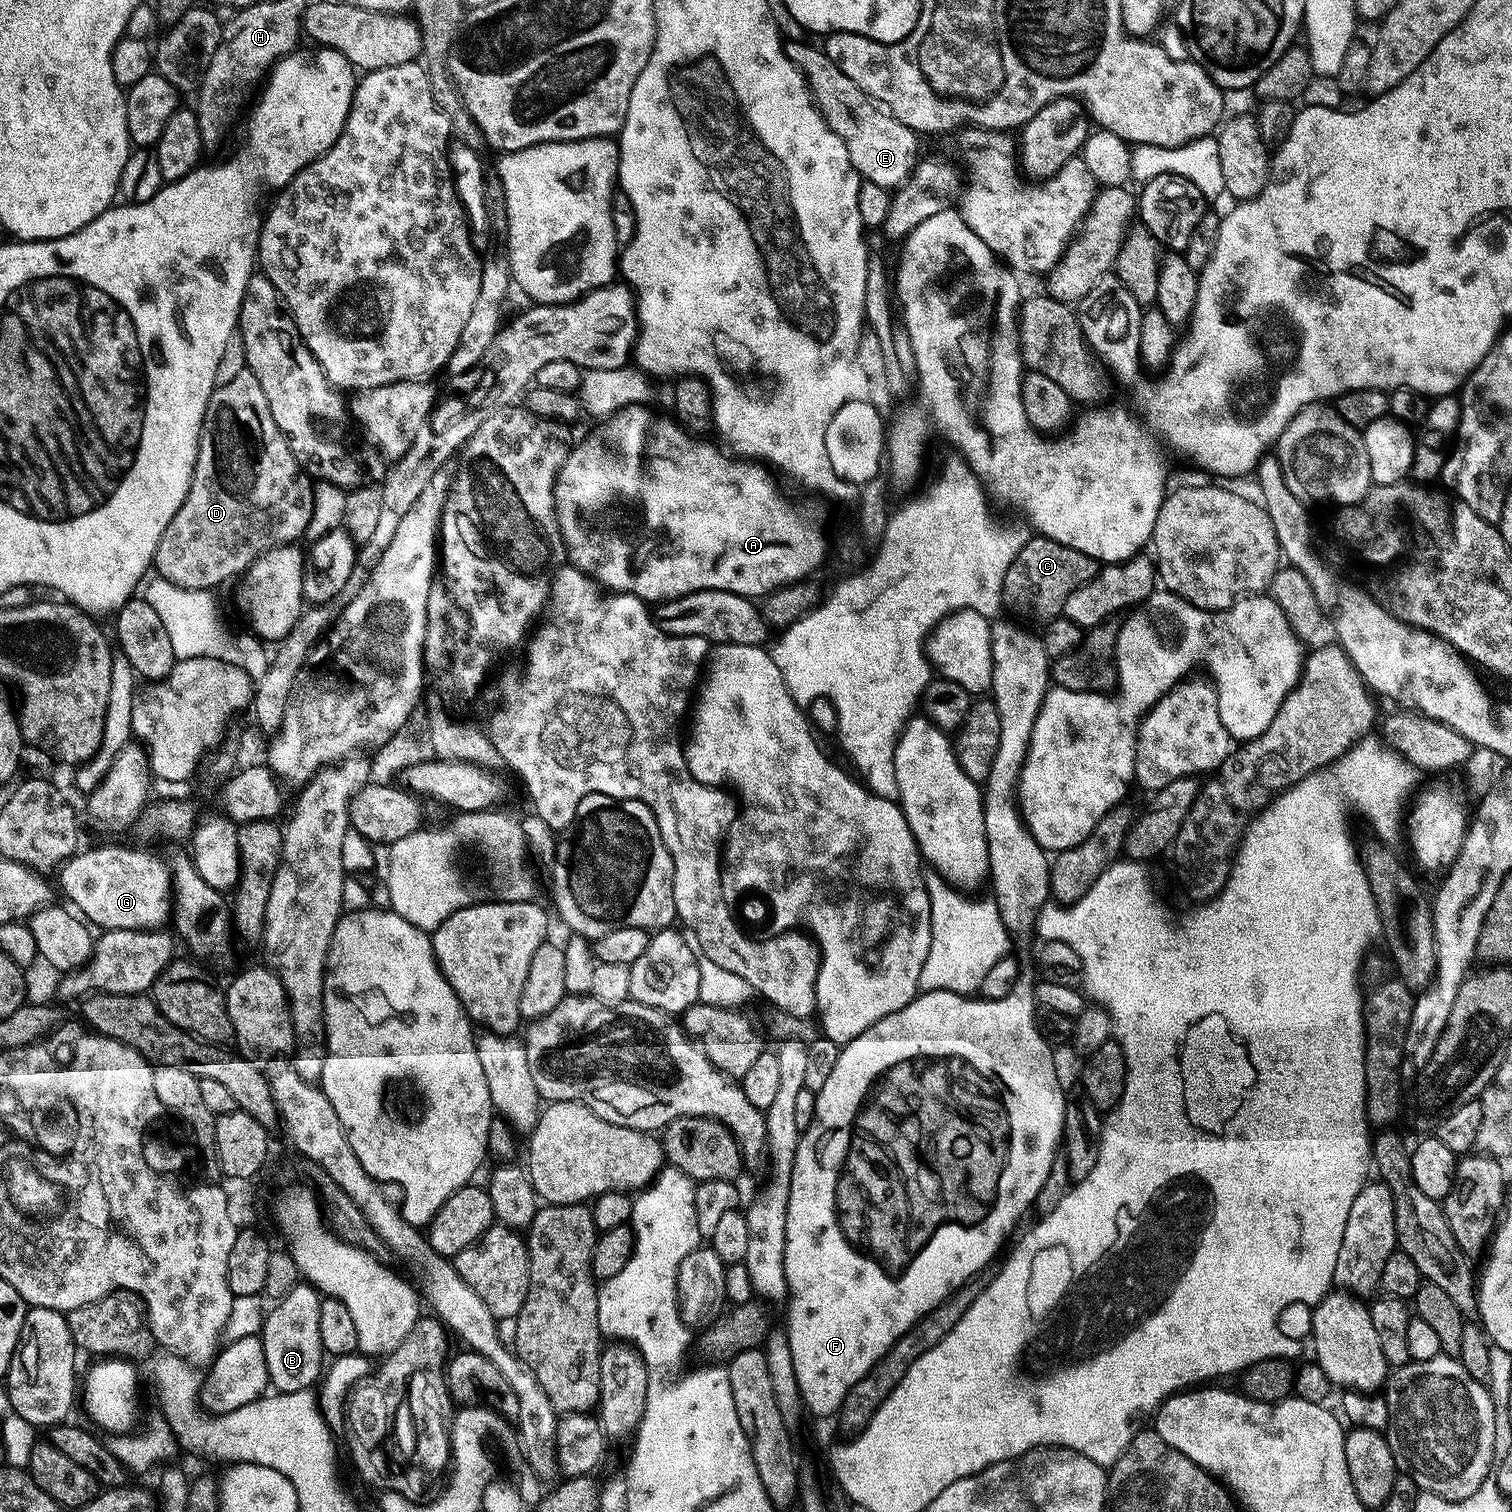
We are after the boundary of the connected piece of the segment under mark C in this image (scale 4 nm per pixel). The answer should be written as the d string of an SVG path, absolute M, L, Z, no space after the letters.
M1039 534L1033 535L1018 550L1006 578L1002 582L1000 598L1005 609L1009 608L1016 616L1024 620L1047 622L1063 613L1066 598L1074 594L1086 582L1093 579L1098 571L1098 561L1074 550L1062 546L1060 540L1051 540Z

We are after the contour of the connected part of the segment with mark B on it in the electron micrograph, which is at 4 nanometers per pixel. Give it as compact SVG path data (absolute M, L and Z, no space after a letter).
M298 1282L290 1294L267 1311L260 1331L269 1385L281 1395L307 1391L322 1372L324 1351L318 1335L321 1295L311 1284Z

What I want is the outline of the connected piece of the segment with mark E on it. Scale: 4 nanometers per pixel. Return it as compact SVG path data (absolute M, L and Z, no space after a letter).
M788 40L784 45L786 58L798 66L804 75L804 81L812 91L812 102L822 114L826 126L846 142L846 154L850 154L850 162L854 170L863 179L878 182L878 186L895 190L907 180L912 169L916 166L917 133L907 128L894 114L890 114L888 107L879 104L862 86L850 82L846 74L824 52L823 47L803 44L800 40Z

